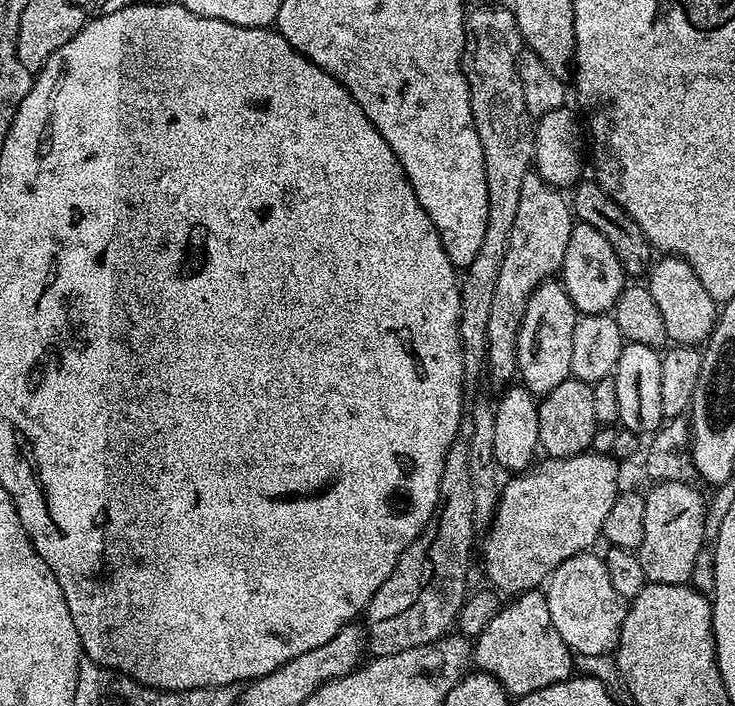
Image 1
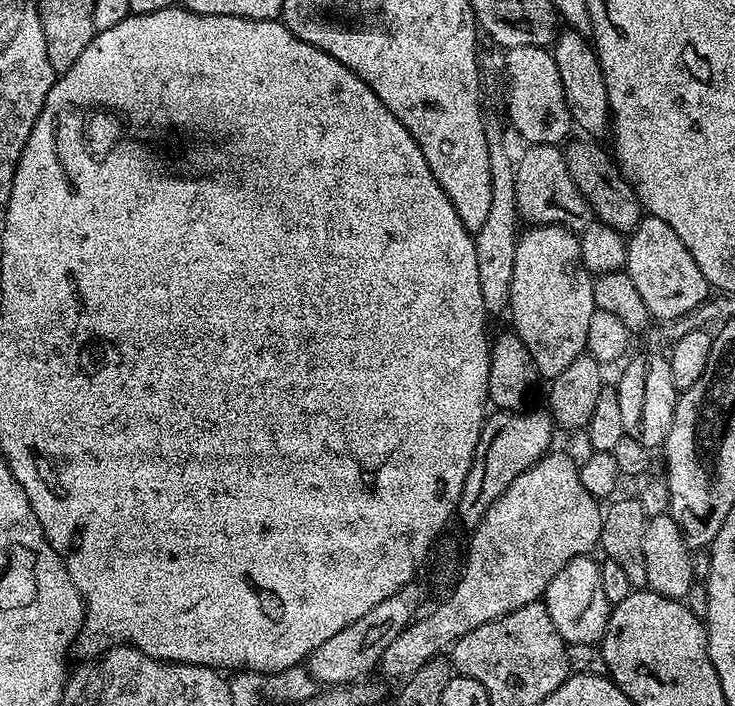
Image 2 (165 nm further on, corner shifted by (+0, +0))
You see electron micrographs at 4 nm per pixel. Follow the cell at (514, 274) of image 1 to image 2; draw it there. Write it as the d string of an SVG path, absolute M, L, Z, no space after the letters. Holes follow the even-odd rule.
M530 144L518 156L516 170L516 205L521 217L533 225L561 224L571 232L581 233L594 222L590 202L582 196L582 190L574 186L570 170L566 166L563 151L554 144Z

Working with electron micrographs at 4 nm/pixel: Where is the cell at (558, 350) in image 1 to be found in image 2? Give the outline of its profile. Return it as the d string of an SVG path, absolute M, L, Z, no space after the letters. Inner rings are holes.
M538 224L528 226L525 232L523 229L519 233L516 242L516 253L514 254L514 278L508 287L508 308L510 309L510 313L512 312L511 327L522 338L522 342L526 342L526 350L530 350L530 358L534 358L534 366L541 377L551 378L562 374L562 370L566 370L566 366L570 366L570 362L574 362L574 358L585 355L586 334L590 330L590 318L598 311L594 302L593 279L593 273L584 267L584 263L580 257L580 237L577 233L571 232L569 228L563 228L561 224Z

